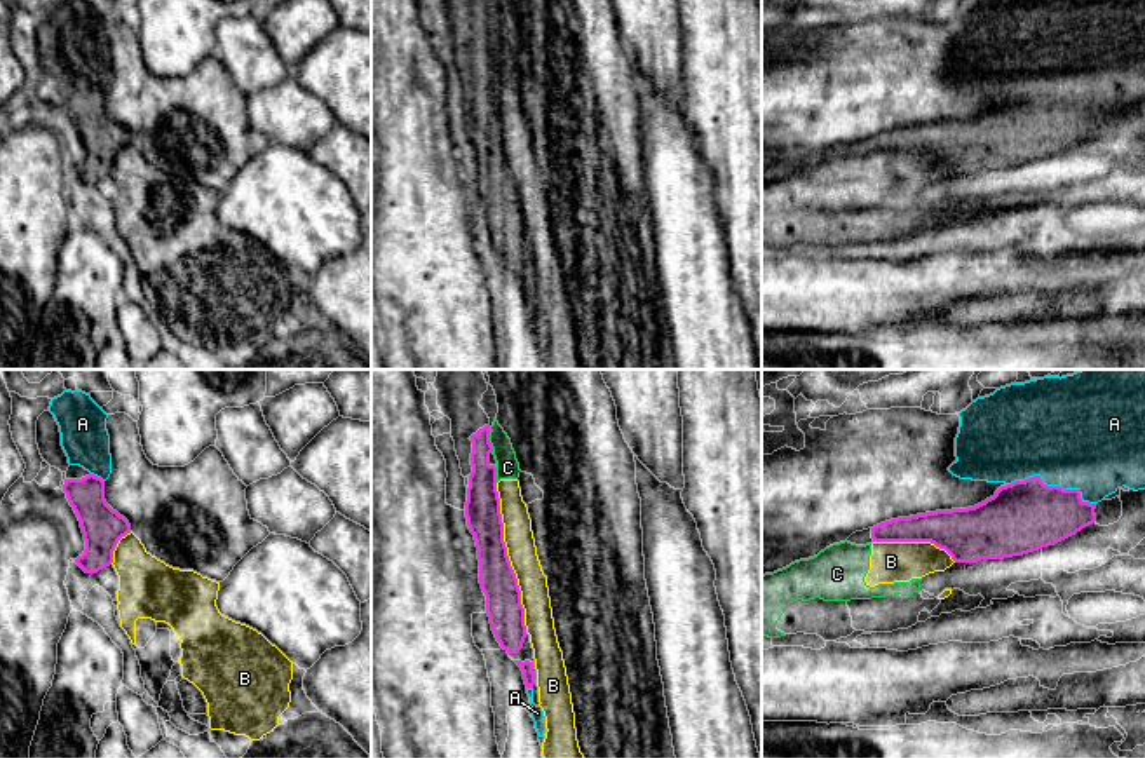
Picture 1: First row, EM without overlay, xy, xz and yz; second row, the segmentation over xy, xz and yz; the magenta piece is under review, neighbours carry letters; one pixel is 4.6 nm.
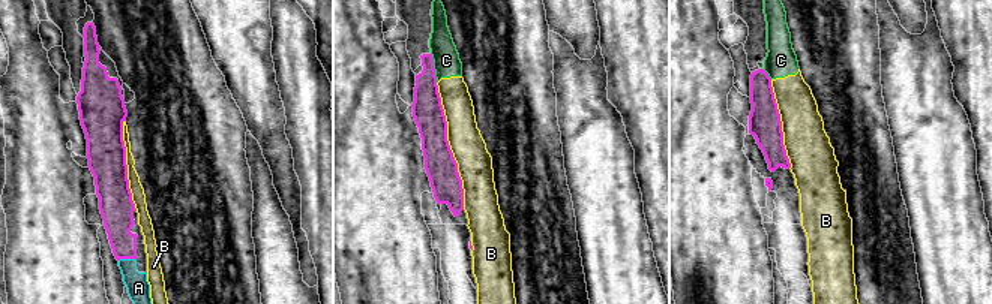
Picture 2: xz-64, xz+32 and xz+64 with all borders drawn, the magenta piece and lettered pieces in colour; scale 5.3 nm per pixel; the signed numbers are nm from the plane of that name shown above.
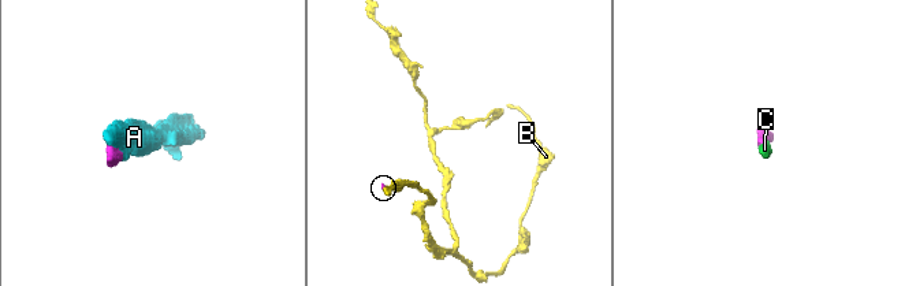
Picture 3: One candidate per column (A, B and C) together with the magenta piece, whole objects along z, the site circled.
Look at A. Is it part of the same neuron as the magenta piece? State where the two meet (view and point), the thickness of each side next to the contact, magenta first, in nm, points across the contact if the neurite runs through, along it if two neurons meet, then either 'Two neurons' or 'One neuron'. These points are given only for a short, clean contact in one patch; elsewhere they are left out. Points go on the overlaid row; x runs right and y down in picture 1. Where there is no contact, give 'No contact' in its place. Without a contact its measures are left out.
Touches magenta at yz (1053, 487). Thickness 320 nm (magenta) against 480 nm. One neuron

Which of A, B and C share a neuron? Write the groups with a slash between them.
A / B C

